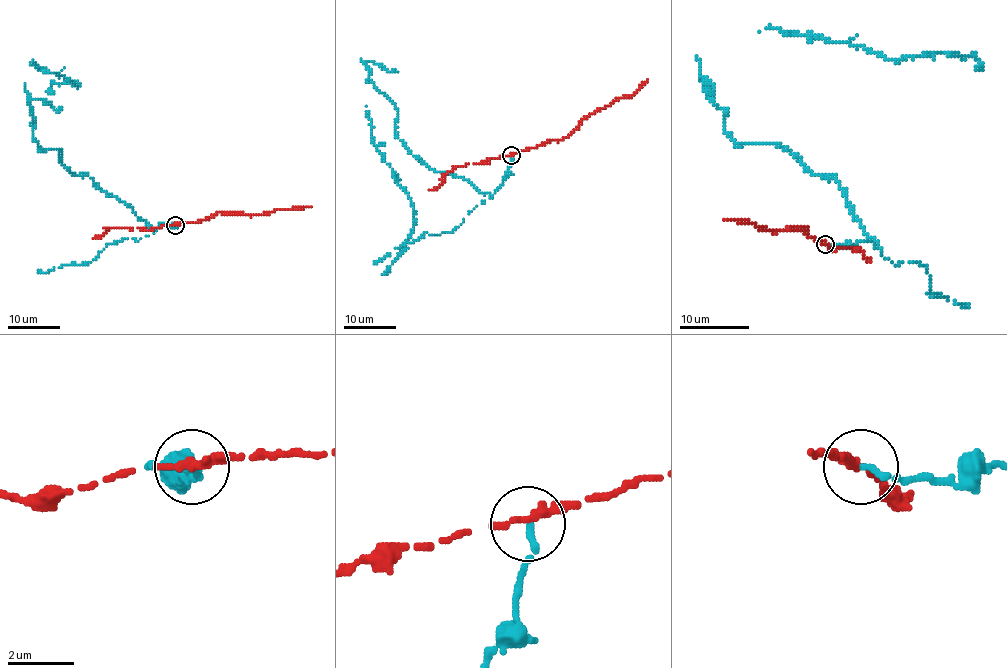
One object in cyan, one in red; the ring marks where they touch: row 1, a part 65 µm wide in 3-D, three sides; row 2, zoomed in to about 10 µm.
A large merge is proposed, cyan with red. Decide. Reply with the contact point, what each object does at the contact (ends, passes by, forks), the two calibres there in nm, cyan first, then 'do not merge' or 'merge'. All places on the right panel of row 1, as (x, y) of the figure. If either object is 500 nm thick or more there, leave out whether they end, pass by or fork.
at (825, 244); cyan ends there; red ends there; 220 nm thick on the cyan side, 360 nm on the other; do not merge

